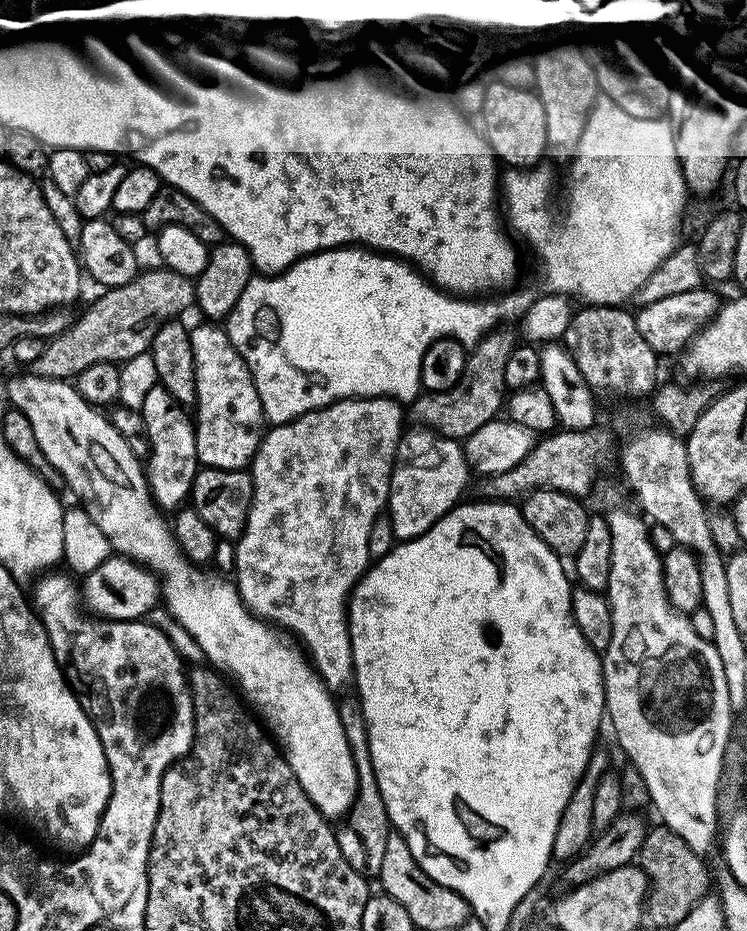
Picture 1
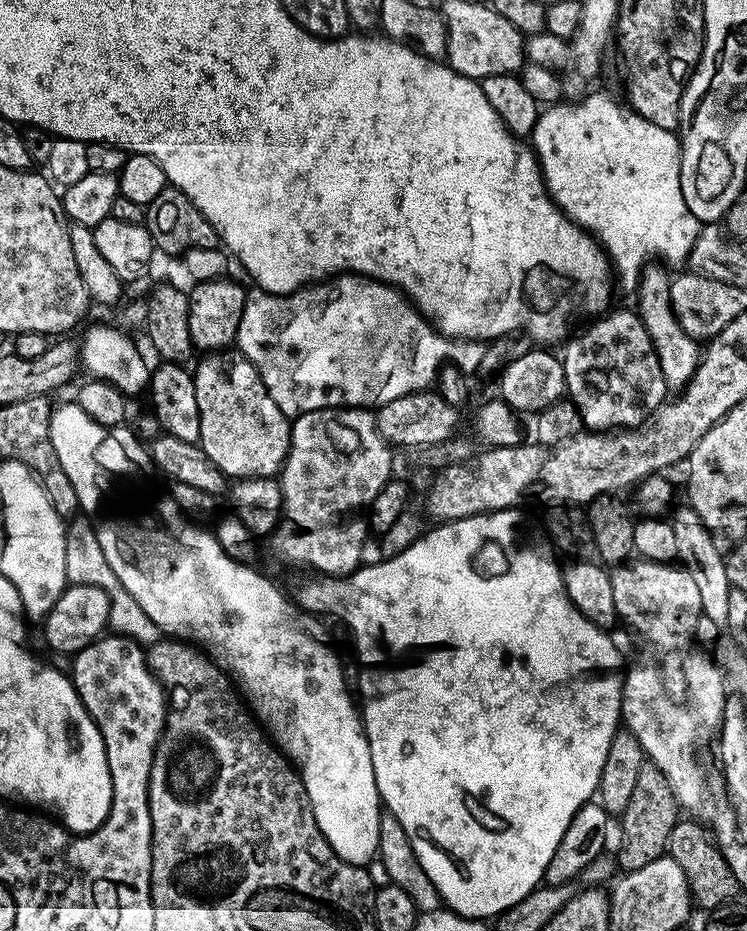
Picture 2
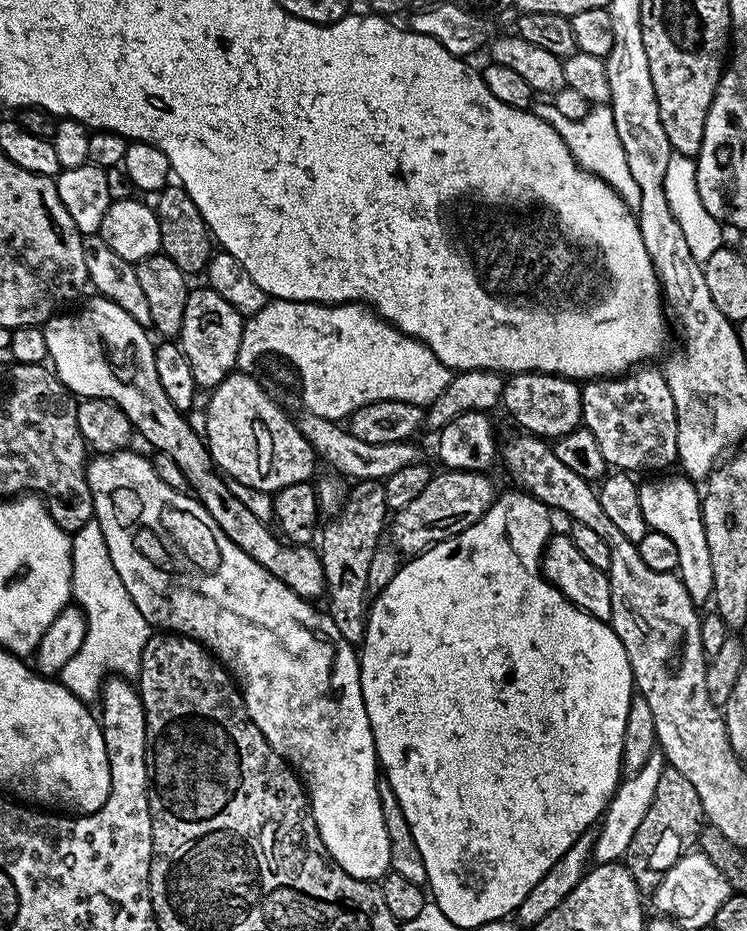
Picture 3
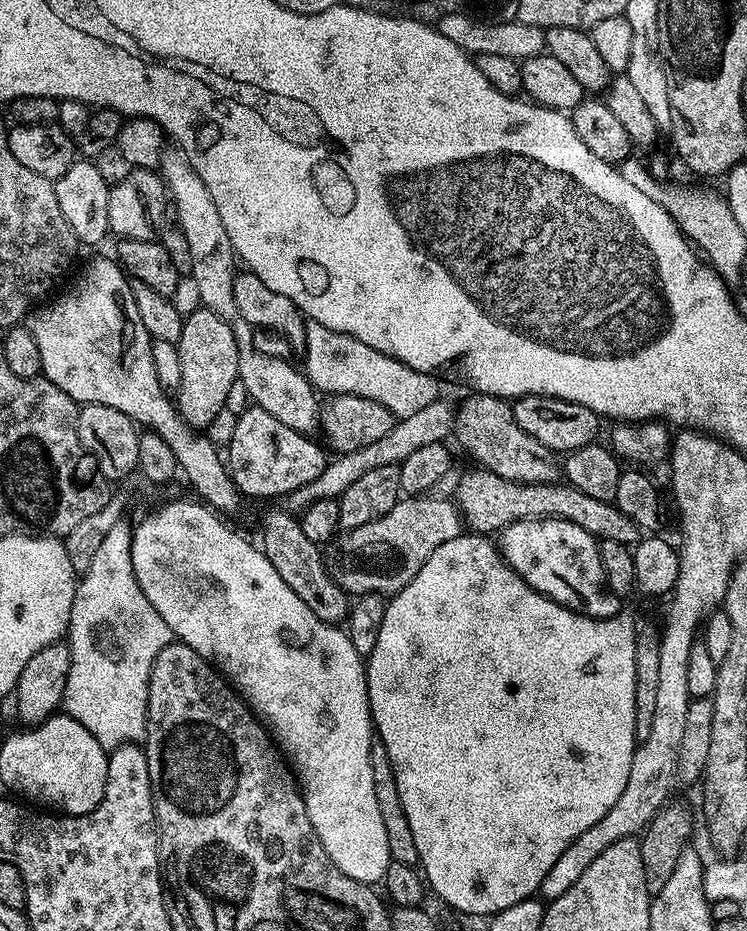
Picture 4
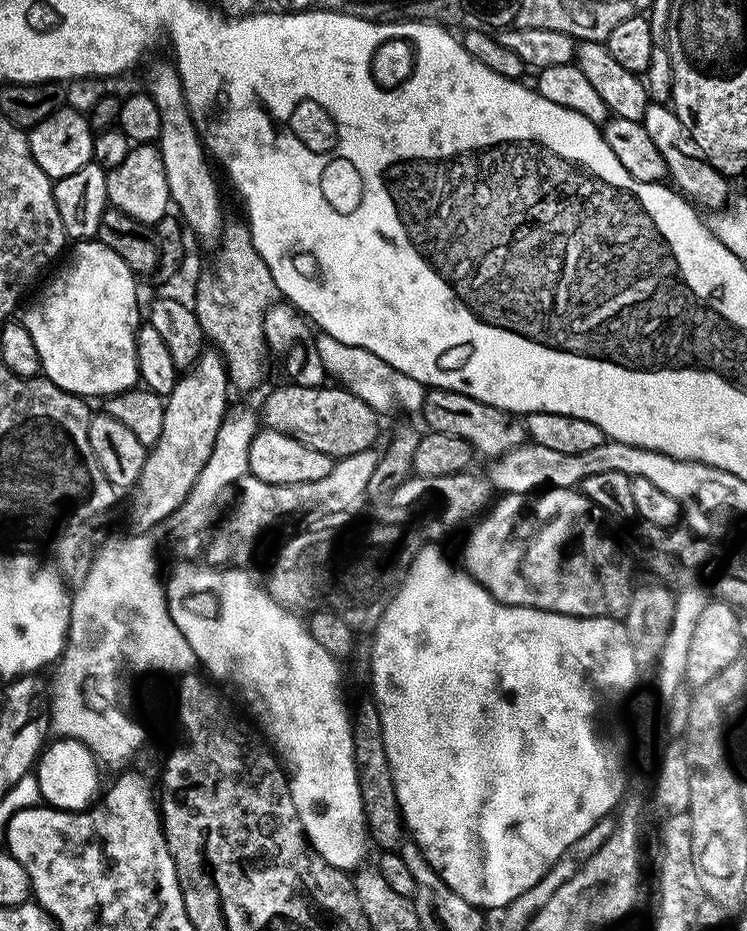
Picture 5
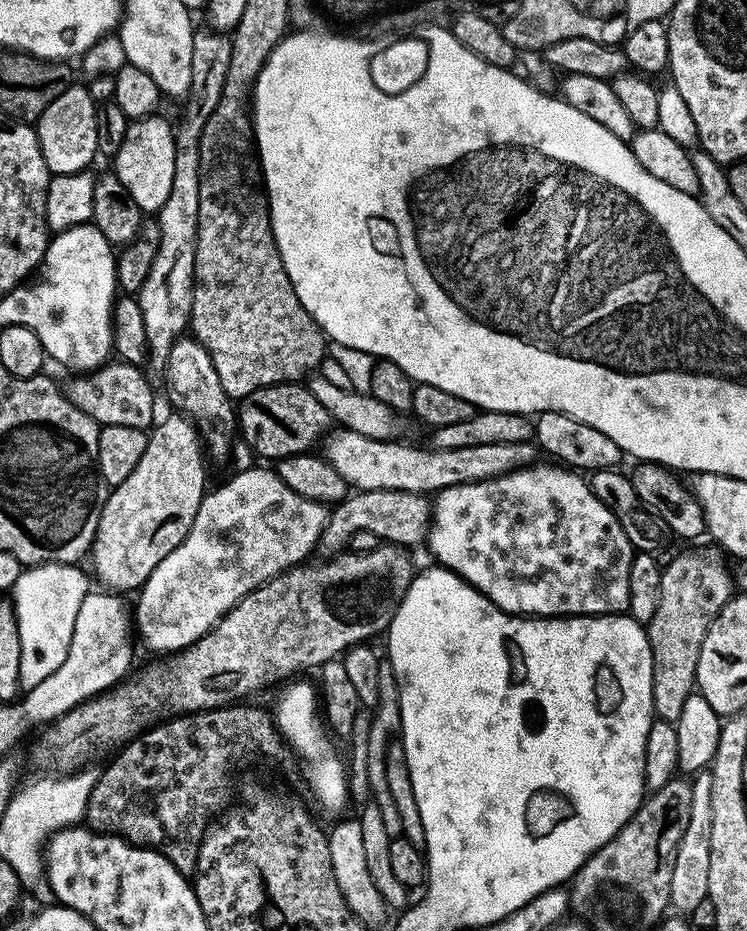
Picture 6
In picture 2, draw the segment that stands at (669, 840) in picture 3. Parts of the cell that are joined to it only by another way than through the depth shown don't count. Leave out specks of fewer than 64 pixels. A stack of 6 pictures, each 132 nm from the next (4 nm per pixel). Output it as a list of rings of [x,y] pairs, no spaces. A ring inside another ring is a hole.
[[[646,760],[638,774],[637,785],[634,786],[633,796],[627,810],[620,817],[622,823],[622,840],[614,858],[621,871],[633,872],[642,869],[646,864],[656,861],[665,855],[670,832],[680,819],[680,807],[665,775],[652,761]]]

